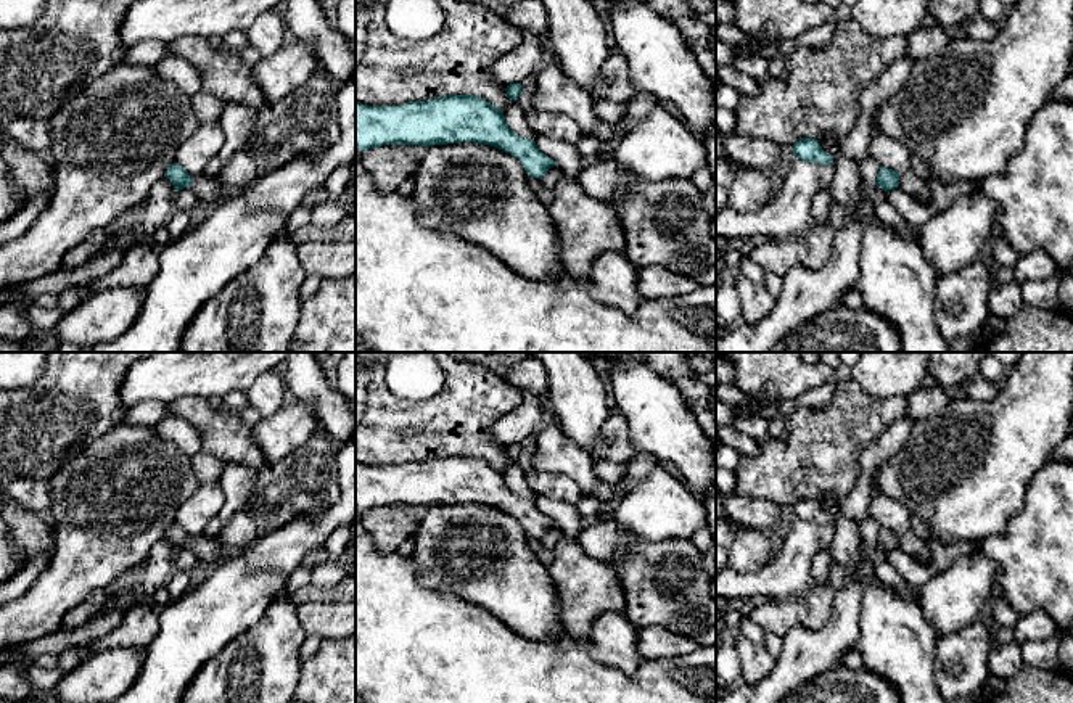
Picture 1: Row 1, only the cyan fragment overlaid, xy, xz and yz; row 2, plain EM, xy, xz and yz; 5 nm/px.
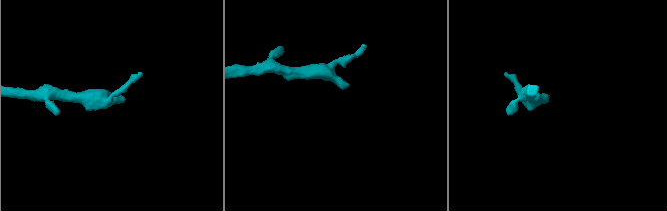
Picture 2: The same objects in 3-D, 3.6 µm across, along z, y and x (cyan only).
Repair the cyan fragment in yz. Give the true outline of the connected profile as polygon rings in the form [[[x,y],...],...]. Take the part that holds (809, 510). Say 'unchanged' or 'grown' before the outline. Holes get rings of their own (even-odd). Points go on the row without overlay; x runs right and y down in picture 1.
unchanged | [[[801,499],[793,505],[796,520],[816,524],[833,524],[833,518],[825,513],[820,504],[814,499]]]

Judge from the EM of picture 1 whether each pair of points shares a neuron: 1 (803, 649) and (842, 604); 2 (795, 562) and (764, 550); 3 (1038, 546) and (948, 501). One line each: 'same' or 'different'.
1: same
2: different
3: different

